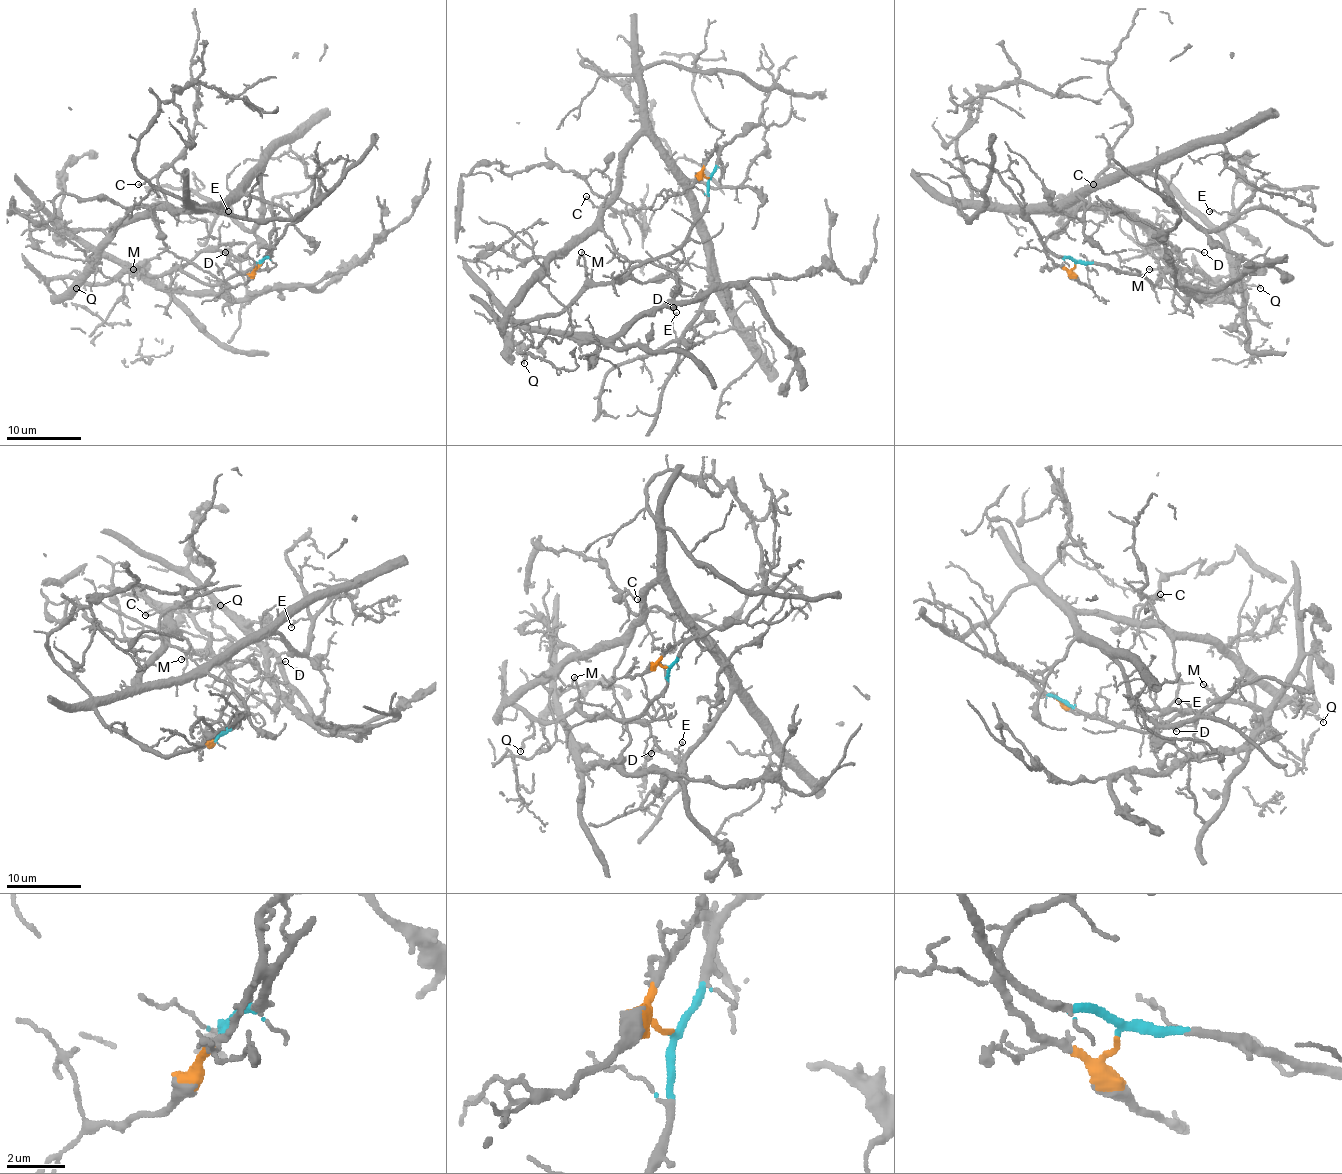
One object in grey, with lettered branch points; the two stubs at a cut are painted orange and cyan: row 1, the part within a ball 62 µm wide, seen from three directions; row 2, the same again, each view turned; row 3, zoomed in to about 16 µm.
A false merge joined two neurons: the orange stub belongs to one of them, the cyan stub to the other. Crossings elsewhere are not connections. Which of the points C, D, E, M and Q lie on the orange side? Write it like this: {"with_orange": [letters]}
{"with_orange": ["C", "E"]}

